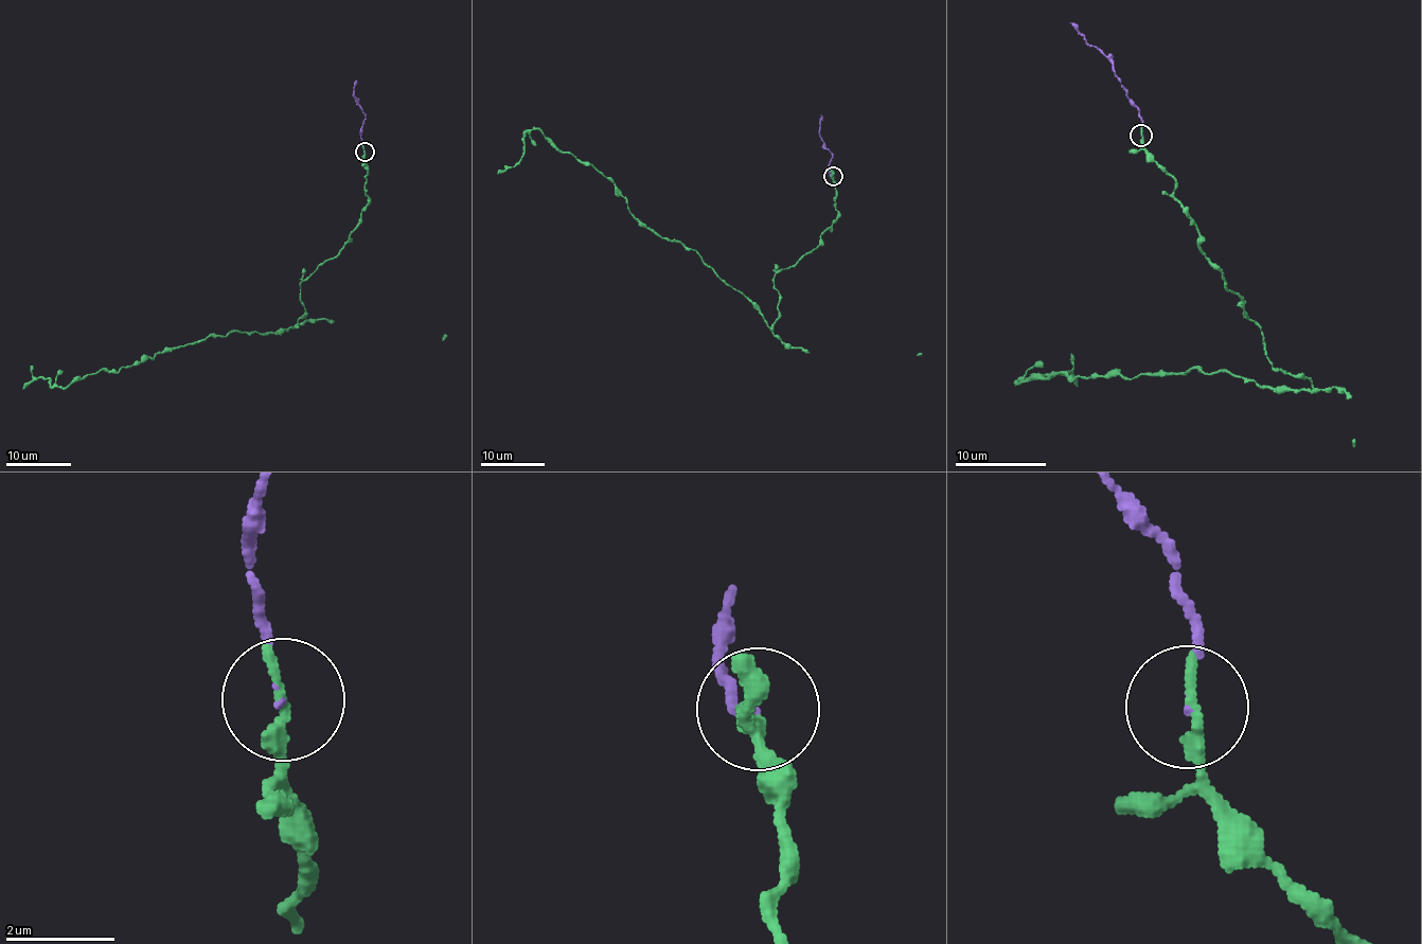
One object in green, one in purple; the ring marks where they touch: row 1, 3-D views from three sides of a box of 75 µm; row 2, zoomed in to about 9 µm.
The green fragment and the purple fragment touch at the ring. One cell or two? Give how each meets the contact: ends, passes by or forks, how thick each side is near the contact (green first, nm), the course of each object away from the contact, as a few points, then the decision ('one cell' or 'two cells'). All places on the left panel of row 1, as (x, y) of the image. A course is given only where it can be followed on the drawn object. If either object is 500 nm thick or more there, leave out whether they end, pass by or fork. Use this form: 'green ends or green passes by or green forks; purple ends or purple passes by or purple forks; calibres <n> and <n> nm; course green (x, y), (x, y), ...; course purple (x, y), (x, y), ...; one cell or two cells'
green ends; purple ends; calibres 240 and 40 nm; course green (365, 152), (360, 223), (302, 281), (304, 316), (295, 325), (208, 335), (63, 388), (39, 377), (23, 389); course purple (365, 152), (361, 136), (366, 113), (353, 95), (355, 81); one cell

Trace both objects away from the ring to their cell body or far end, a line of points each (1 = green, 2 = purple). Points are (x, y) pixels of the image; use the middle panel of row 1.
1: (833, 175), (837, 217), (775, 274), (769, 326), (695, 250), (651, 231), (611, 181), (536, 128), (498, 174)
2: (833, 175), (830, 173), (832, 155), (819, 135), (820, 114)

